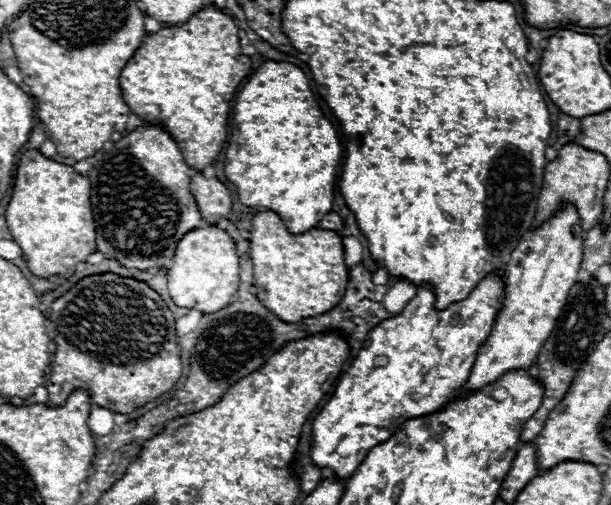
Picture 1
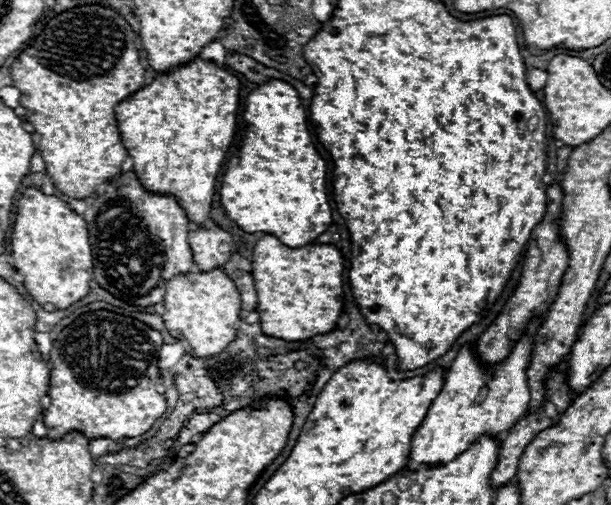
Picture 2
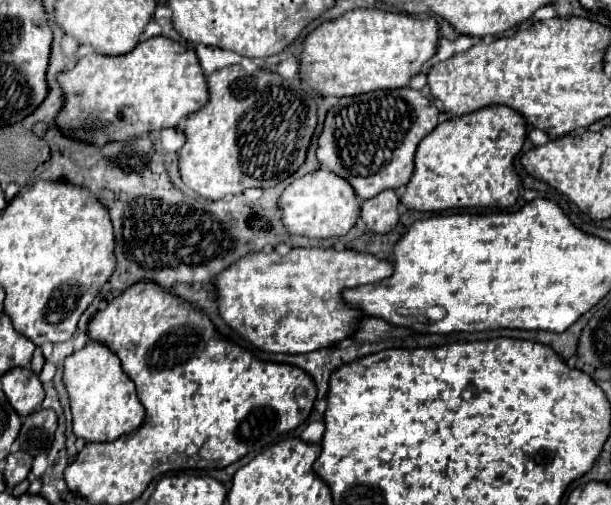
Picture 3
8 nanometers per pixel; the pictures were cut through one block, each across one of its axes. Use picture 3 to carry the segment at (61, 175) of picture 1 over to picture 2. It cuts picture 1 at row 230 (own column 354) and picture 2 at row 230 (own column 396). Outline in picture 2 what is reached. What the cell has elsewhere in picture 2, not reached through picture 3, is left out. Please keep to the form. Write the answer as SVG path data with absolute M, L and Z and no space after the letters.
M36 188L24 190L12 226L12 258L14 268L24 278L28 294L42 306L52 304L54 308L68 308L90 290L92 250L88 226L58 196L46 196Z

